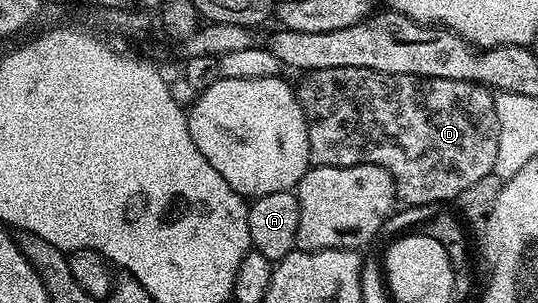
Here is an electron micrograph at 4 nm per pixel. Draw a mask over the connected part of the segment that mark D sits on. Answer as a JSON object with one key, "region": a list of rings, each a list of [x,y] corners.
{"region":[[[321,68],[309,70],[297,82],[297,93],[303,114],[307,118],[307,131],[309,132],[309,152],[312,163],[316,166],[360,166],[373,164],[385,168],[395,181],[395,193],[400,203],[407,206],[421,206],[423,204],[440,204],[455,198],[459,193],[477,183],[482,177],[493,174],[498,148],[498,118],[496,95],[488,87],[479,82],[469,80],[449,80],[448,78],[422,78],[416,74],[386,74],[369,68]]]}

